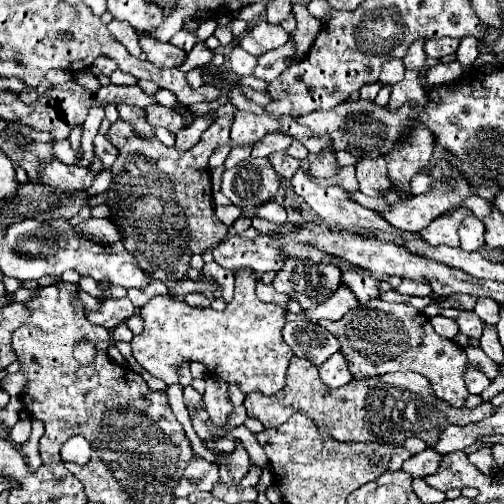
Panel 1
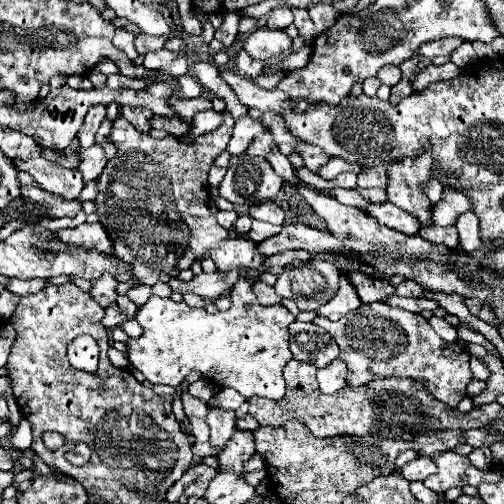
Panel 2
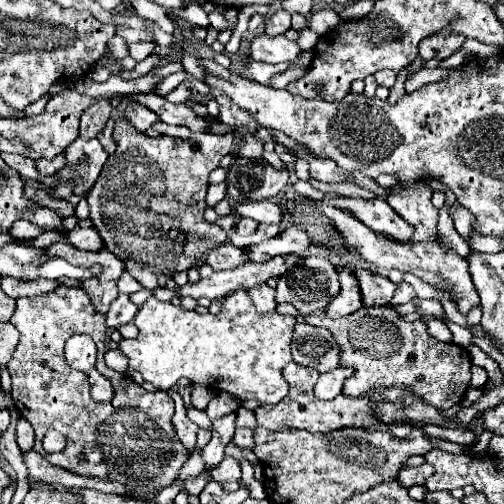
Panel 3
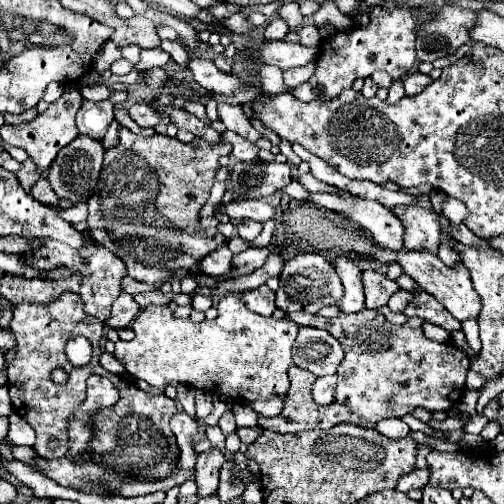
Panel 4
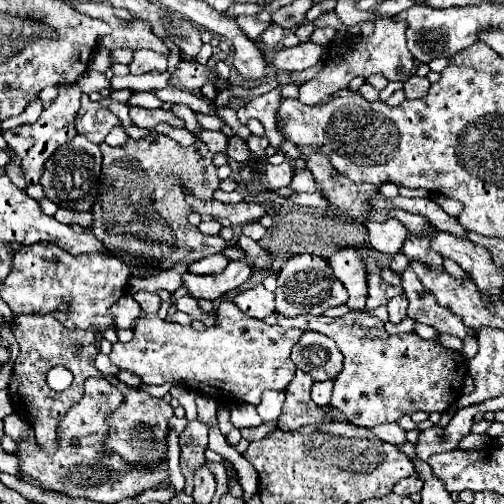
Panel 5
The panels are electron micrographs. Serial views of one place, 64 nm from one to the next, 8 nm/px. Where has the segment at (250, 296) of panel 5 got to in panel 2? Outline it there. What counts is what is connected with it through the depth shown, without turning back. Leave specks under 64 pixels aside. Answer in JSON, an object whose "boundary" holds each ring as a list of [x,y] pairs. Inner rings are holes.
{"boundary":[[[256,282],[256,284],[252,286],[252,292],[256,294],[256,298],[258,298],[258,302],[260,302],[262,306],[274,306],[274,304],[280,304],[280,302],[282,302],[282,298],[276,296],[274,288],[268,286],[266,282]]]}

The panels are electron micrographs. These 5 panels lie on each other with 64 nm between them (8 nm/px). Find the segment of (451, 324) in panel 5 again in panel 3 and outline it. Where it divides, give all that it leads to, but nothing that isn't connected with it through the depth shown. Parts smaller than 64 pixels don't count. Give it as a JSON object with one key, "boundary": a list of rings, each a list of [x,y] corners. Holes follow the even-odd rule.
{"boundary":[[[410,300],[408,304],[402,306],[402,314],[420,314],[420,316],[426,316],[426,318],[438,318],[442,322],[448,324],[448,318],[444,314],[444,308],[438,300]]]}

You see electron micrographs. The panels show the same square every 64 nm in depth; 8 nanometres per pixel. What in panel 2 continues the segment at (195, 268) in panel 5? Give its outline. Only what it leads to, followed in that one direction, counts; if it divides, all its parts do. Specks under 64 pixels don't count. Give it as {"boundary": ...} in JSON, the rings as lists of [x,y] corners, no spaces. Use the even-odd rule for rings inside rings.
{"boundary":[[[228,238],[210,250],[210,258],[220,272],[226,272],[230,268],[258,268],[260,270],[266,258],[256,250],[256,246],[258,244],[252,240]]]}

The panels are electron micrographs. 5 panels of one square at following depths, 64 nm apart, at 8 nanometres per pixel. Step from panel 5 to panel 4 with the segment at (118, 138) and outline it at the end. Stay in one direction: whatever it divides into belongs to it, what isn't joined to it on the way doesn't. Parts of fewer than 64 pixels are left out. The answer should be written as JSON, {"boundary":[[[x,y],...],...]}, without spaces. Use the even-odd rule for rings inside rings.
{"boundary":[[[114,120],[114,122],[110,124],[110,128],[108,128],[108,134],[106,134],[104,140],[102,140],[104,148],[112,148],[112,146],[116,146],[116,142],[118,142],[118,130],[120,130],[120,124]]]}

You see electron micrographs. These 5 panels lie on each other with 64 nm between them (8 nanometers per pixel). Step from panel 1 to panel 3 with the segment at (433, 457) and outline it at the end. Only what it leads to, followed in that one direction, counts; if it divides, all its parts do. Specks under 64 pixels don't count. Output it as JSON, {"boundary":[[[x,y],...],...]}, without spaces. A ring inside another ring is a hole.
{"boundary":[[[424,462],[418,468],[402,468],[400,474],[398,474],[398,484],[404,486],[404,488],[422,486],[426,482],[426,478],[432,476],[432,474],[434,474],[434,468],[428,462]]]}

